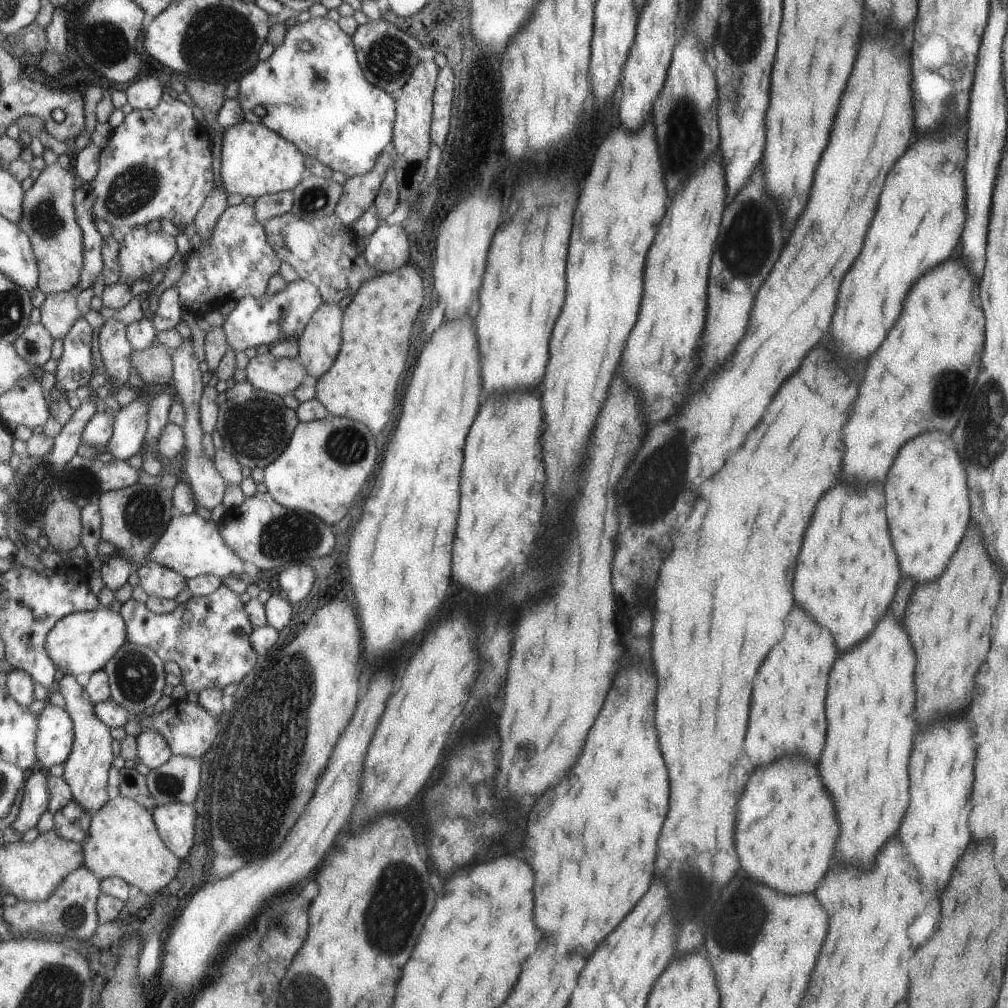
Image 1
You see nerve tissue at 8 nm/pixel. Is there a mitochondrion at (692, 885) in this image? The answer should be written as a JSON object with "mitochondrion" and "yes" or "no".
{"mitochondrion":"yes"}

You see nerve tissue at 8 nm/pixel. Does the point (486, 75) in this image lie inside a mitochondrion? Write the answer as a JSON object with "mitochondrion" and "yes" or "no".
{"mitochondrion":"no"}

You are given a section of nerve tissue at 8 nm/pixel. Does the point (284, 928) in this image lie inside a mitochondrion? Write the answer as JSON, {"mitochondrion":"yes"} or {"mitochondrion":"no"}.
{"mitochondrion":"yes"}

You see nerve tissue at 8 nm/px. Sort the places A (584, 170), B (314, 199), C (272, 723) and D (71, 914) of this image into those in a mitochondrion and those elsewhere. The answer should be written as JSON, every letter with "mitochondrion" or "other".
{"A":"other","B":"mitochondrion","C":"mitochondrion","D":"mitochondrion"}

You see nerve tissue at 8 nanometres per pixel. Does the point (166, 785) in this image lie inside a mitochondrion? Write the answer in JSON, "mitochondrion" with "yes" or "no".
{"mitochondrion":"yes"}

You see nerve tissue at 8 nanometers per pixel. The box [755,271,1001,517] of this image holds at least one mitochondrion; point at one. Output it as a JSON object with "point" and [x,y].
{"point":[950,387]}

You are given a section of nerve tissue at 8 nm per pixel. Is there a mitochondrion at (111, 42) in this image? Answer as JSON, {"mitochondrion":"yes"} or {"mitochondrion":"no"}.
{"mitochondrion":"yes"}

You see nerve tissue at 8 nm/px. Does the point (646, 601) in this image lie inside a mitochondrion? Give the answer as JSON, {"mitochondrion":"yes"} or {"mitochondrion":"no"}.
{"mitochondrion":"no"}

